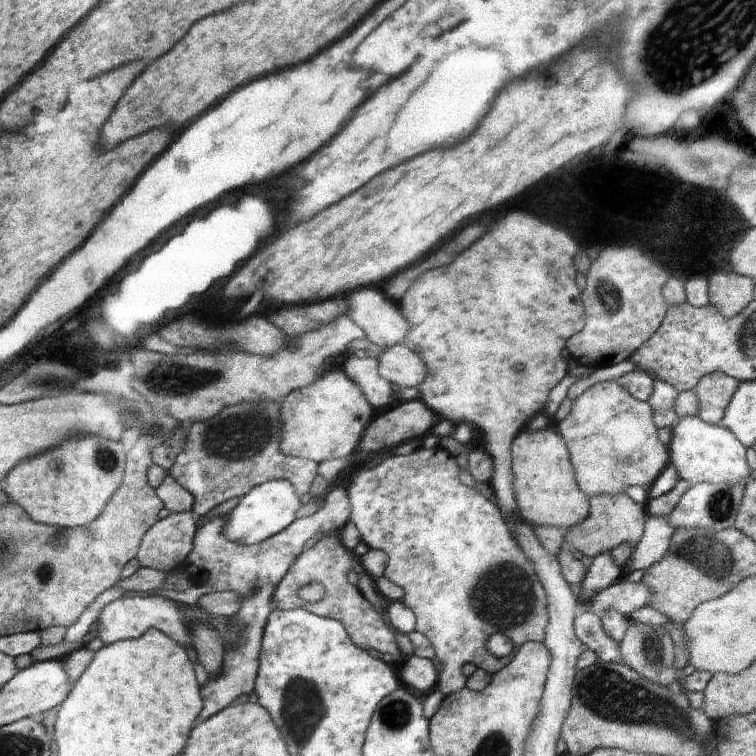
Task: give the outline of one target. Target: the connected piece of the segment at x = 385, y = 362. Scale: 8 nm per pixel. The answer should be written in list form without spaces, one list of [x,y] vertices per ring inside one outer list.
[[[403,343],[384,351],[378,361],[381,376],[401,389],[418,387],[426,376],[424,361]]]

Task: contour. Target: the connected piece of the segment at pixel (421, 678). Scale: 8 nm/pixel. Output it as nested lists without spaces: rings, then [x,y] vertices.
[[[412,655],[408,662],[399,666],[399,672],[402,672],[402,679],[405,686],[414,688],[419,694],[428,694],[428,690],[434,686],[436,678],[436,668],[432,666],[432,660],[418,658]]]

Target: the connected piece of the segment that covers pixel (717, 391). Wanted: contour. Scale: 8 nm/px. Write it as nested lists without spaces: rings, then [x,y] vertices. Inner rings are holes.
[[[725,373],[706,375],[694,389],[699,399],[698,417],[709,424],[722,422],[729,404],[737,393],[738,384],[733,377]]]

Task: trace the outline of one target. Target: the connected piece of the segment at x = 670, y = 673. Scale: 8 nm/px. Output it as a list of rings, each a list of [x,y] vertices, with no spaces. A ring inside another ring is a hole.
[[[630,620],[628,629],[619,642],[619,648],[622,662],[647,680],[672,686],[679,677],[680,673],[674,668],[674,642],[662,625],[648,625]]]

